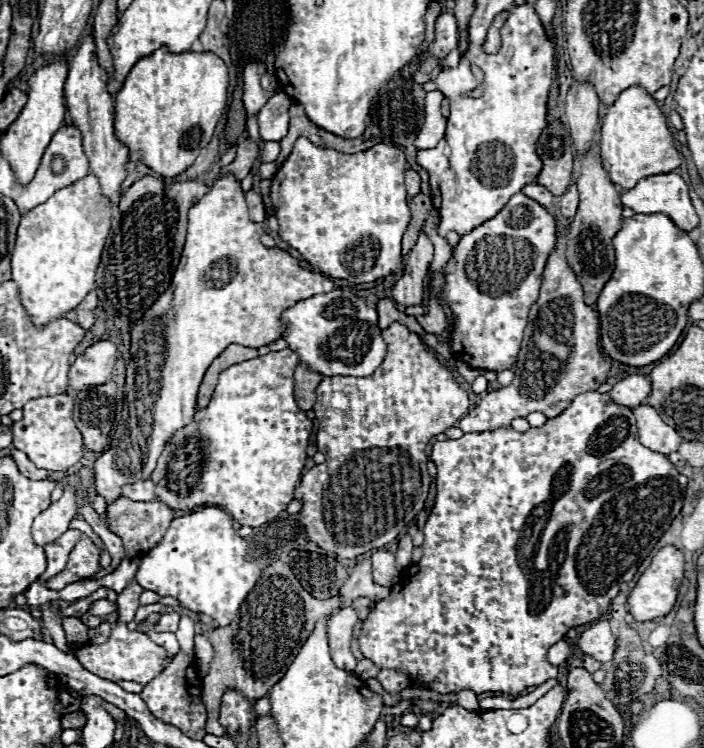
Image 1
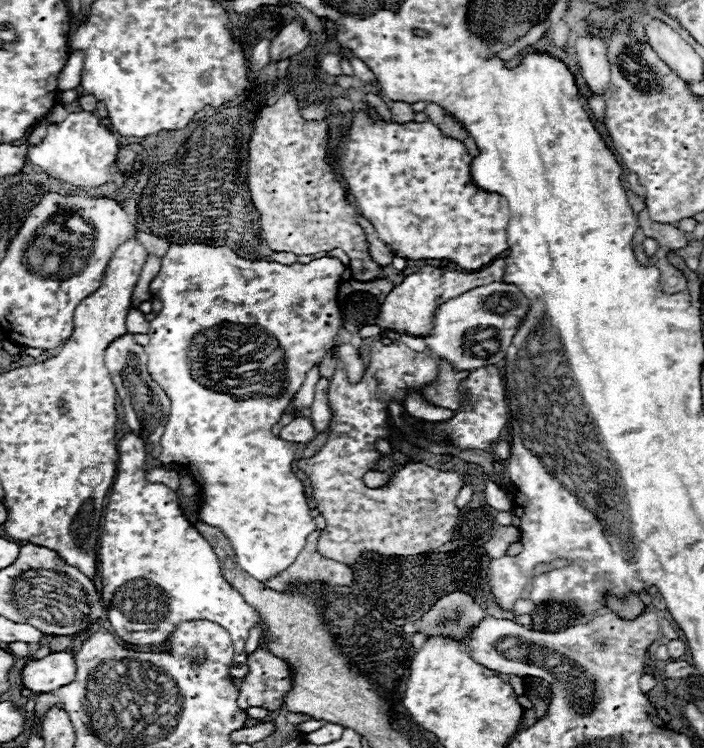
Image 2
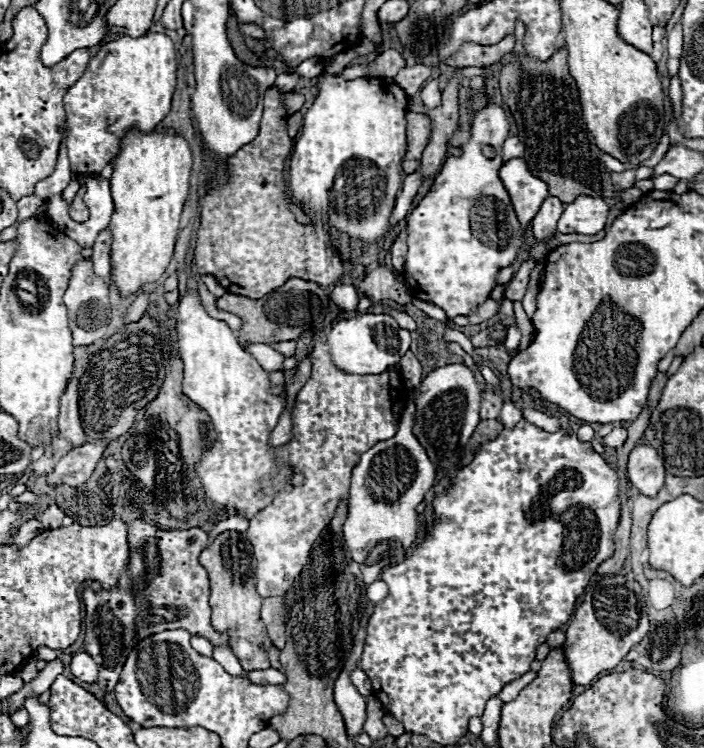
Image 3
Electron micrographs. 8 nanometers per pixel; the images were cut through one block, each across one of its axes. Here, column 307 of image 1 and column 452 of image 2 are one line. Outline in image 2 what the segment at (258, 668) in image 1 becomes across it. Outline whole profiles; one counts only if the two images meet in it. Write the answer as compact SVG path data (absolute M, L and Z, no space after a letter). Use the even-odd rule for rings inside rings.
M454 590L438 598L434 606L418 620L418 632L426 636L442 634L462 642L484 616L484 610L474 602L470 594Z

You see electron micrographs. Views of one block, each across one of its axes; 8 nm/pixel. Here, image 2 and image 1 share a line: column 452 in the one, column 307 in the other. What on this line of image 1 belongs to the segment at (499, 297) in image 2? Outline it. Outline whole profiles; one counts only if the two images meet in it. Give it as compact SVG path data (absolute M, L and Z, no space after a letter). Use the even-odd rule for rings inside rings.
M332 290L296 302L282 312L286 342L310 370L322 376L370 376L384 360L386 342L378 328L378 312L348 290Z

